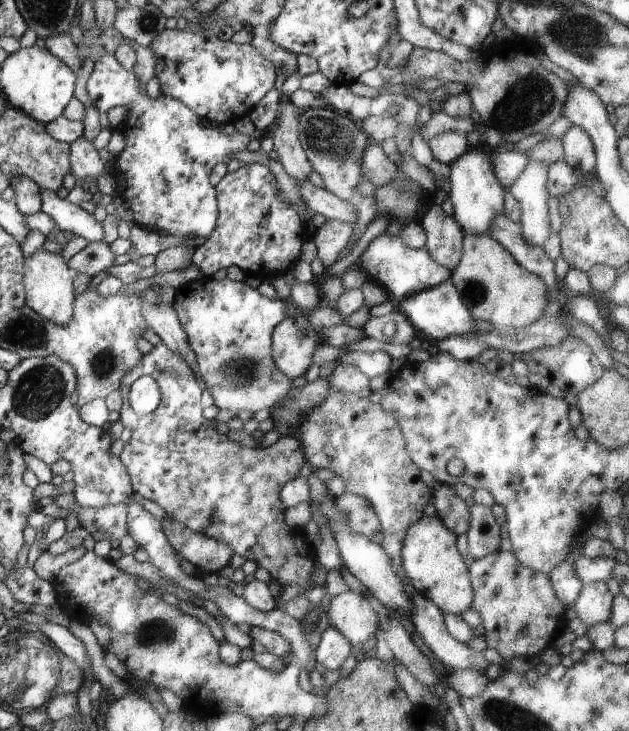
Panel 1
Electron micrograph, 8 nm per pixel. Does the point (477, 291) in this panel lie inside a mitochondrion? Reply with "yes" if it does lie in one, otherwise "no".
yes

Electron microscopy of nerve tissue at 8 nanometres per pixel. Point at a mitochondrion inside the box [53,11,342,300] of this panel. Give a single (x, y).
(96, 41)

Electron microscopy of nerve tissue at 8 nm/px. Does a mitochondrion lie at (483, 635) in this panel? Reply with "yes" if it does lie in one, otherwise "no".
no

